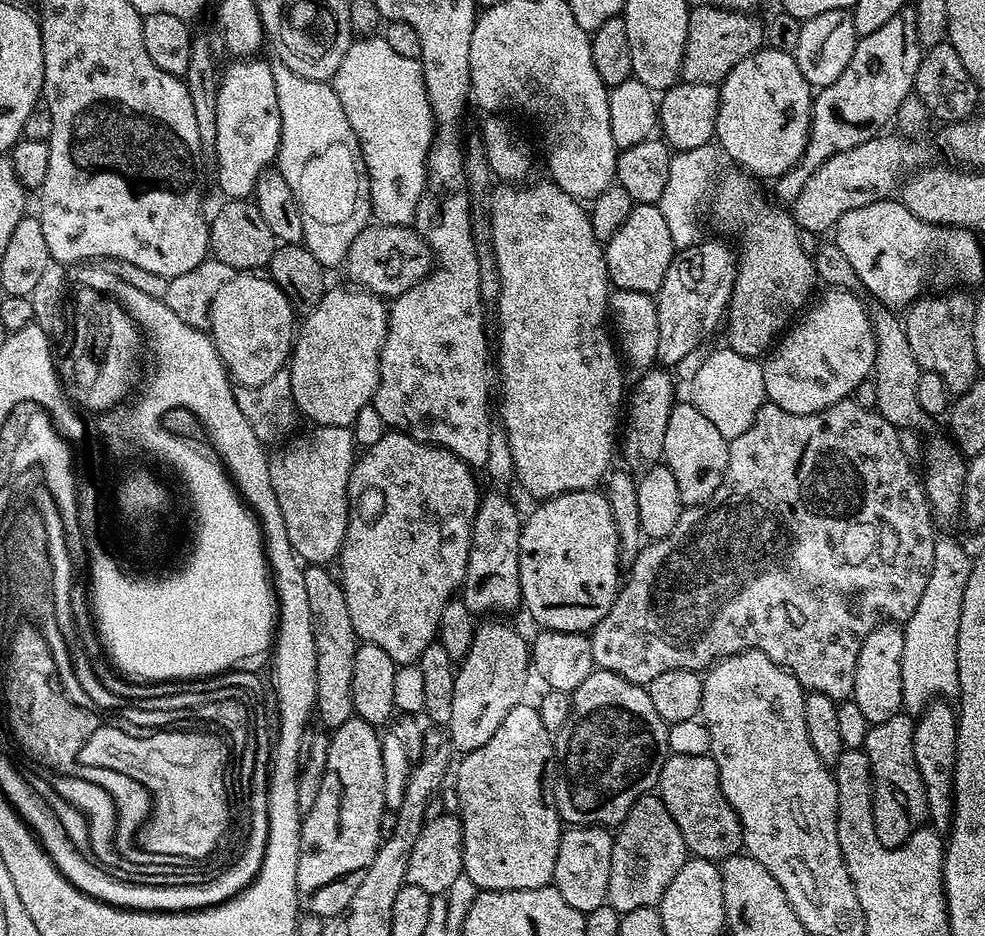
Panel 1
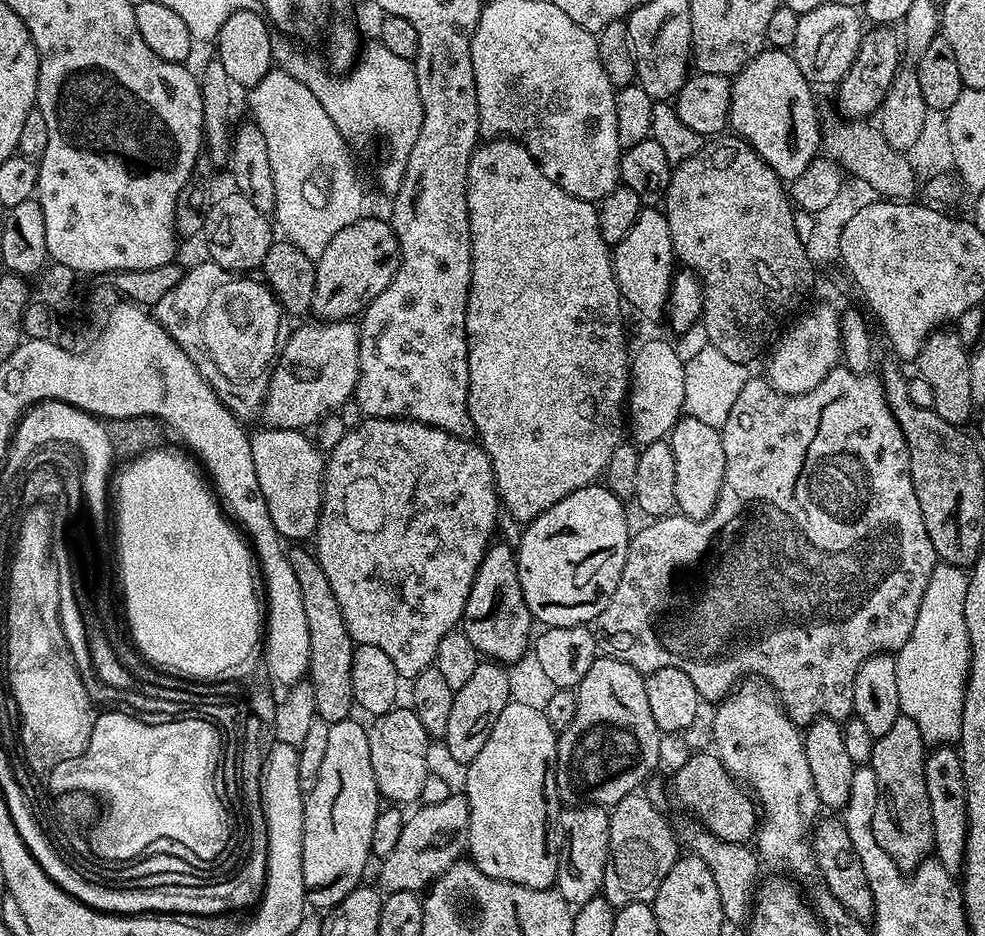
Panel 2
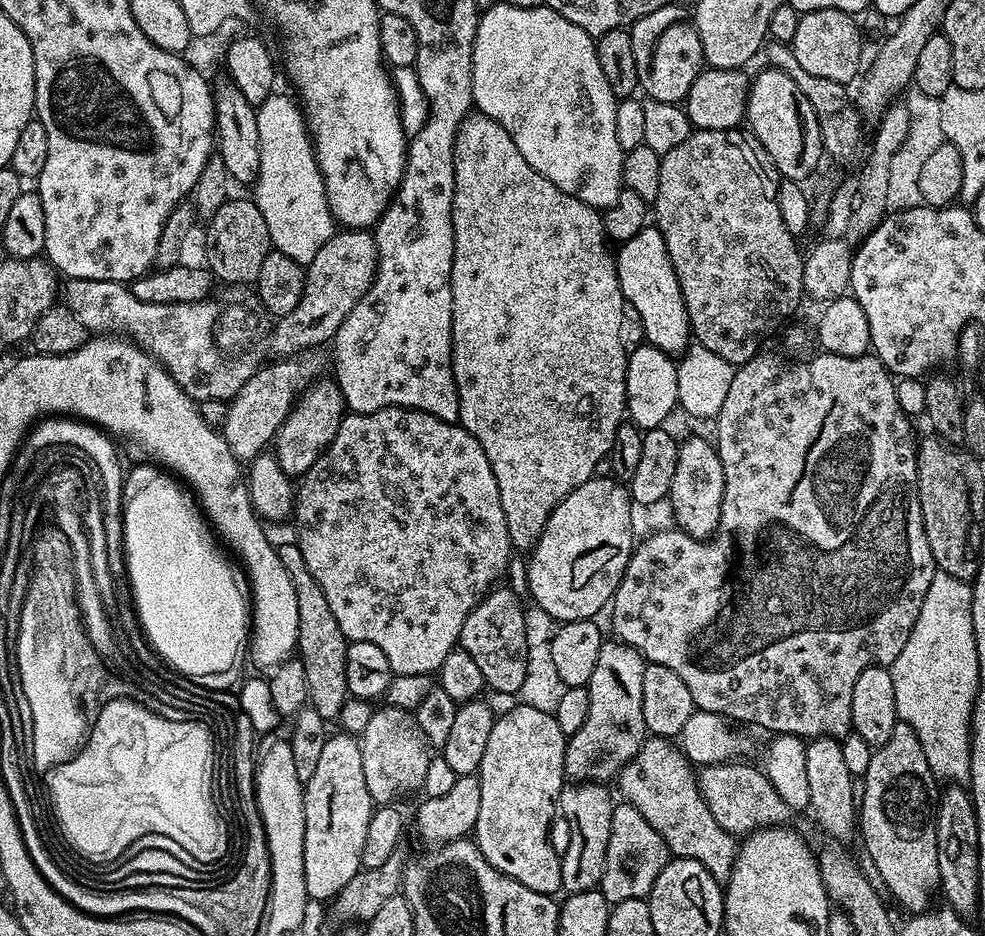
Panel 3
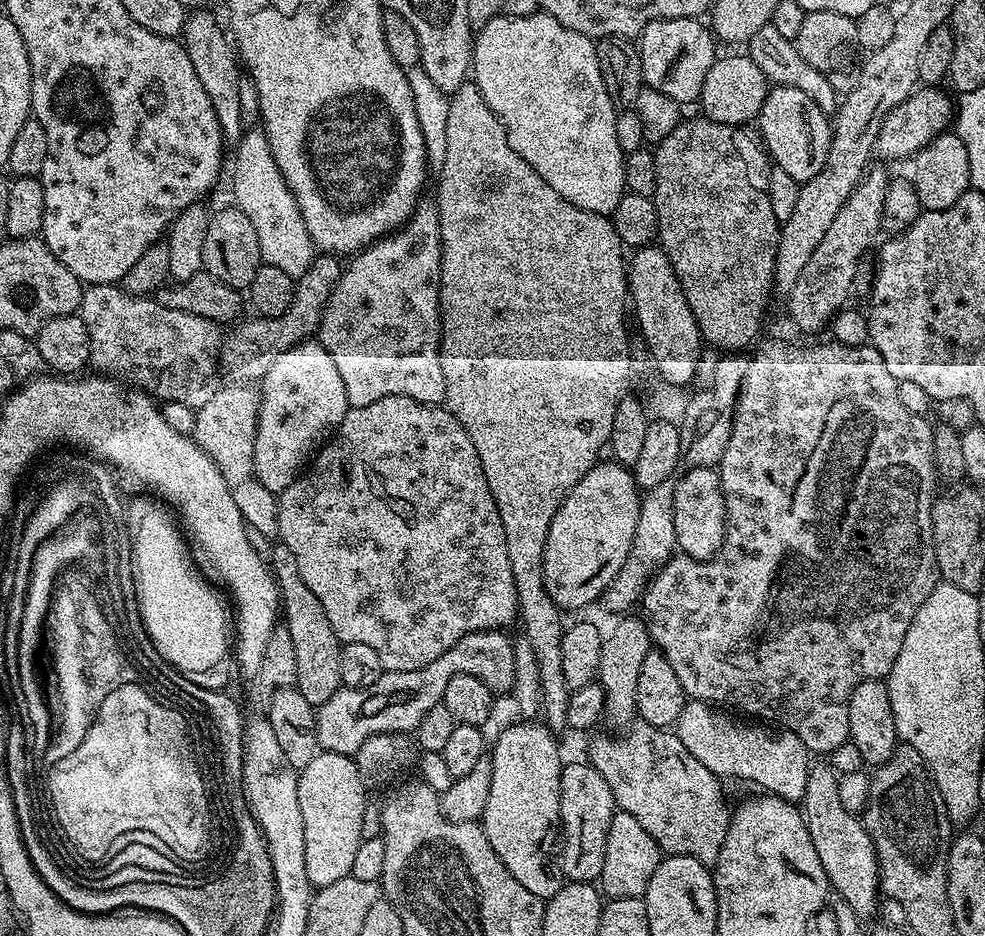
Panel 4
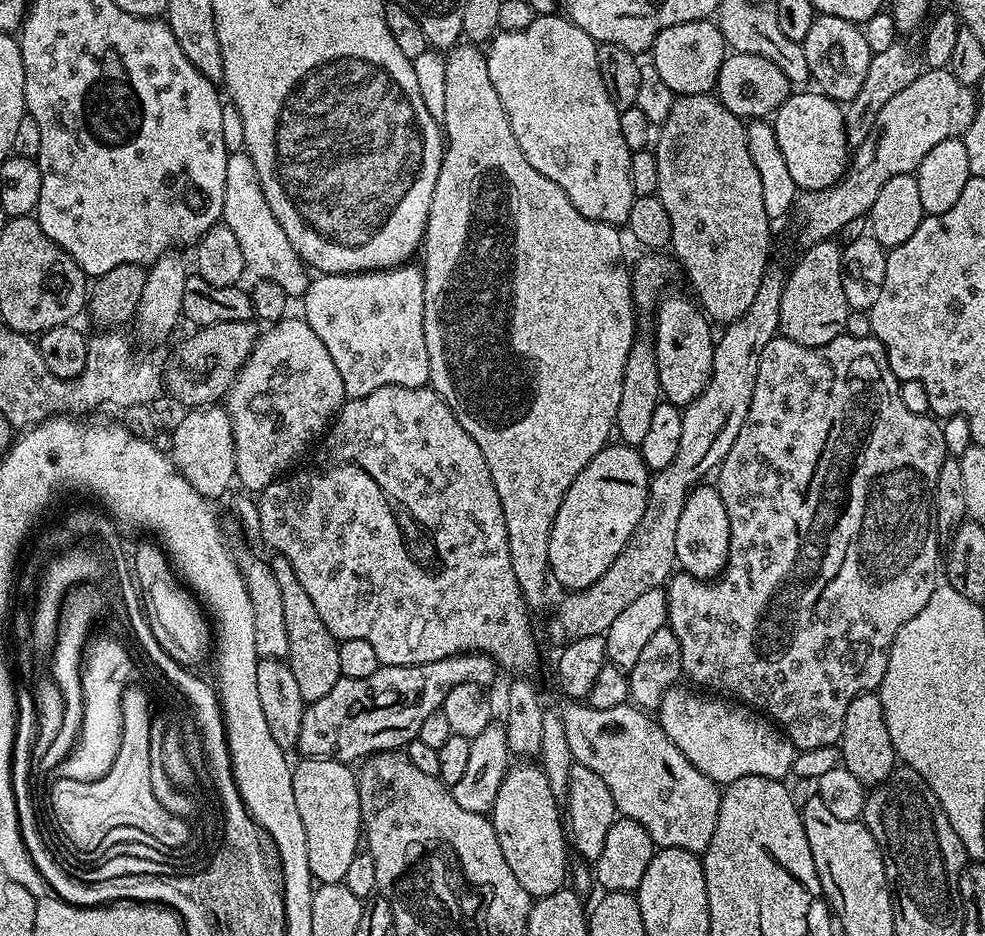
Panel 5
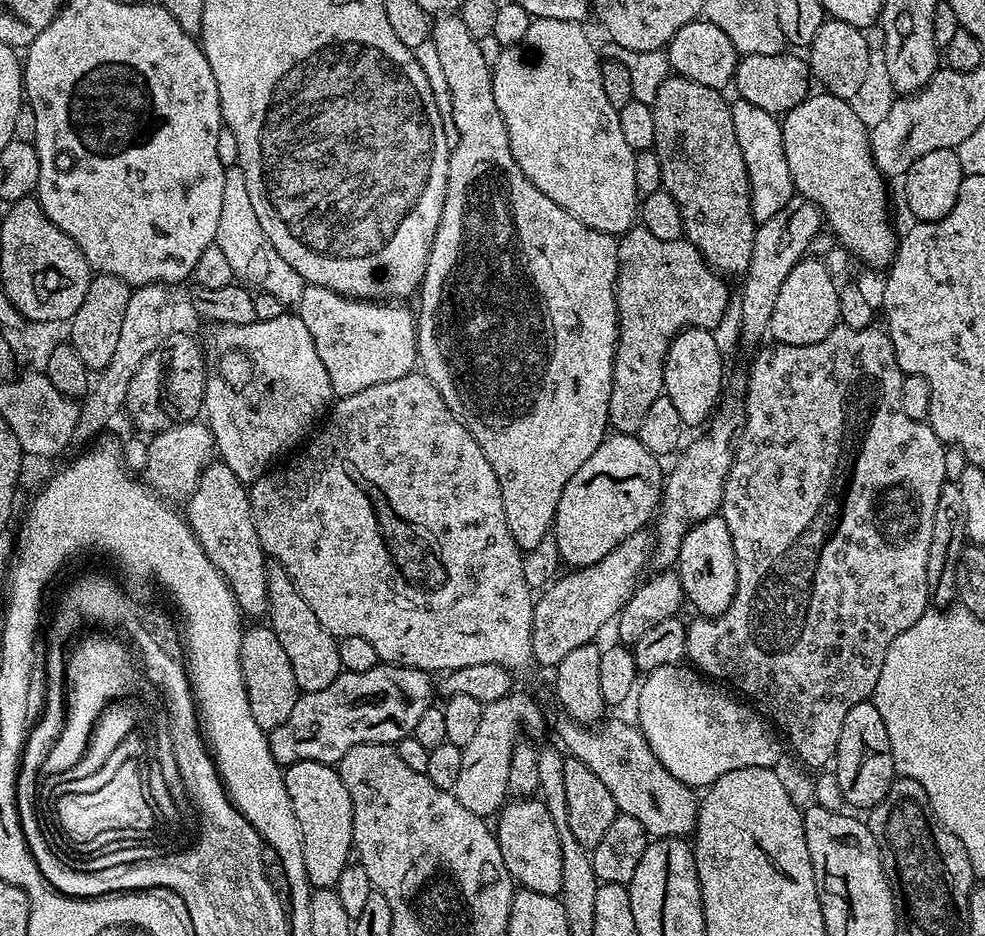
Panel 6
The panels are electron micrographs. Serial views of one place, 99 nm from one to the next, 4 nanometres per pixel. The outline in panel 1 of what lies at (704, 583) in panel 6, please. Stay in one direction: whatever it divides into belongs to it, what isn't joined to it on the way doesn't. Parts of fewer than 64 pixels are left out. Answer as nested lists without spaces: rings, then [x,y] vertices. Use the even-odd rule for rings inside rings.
[[[676,402],[666,427],[663,463],[667,464],[674,482],[678,482],[678,494],[686,506],[704,504],[712,497],[714,490],[724,481],[728,465],[729,441],[690,402]]]

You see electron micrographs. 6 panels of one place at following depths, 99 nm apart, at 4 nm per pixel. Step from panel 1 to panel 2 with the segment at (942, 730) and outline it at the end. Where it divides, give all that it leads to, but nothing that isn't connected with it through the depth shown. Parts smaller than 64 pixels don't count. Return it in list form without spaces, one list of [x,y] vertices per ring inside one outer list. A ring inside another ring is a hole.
[[[936,746],[924,757],[926,790],[930,794],[930,814],[934,818],[935,859],[941,860],[951,876],[961,875],[968,849],[968,791],[964,785],[964,763],[952,746]]]

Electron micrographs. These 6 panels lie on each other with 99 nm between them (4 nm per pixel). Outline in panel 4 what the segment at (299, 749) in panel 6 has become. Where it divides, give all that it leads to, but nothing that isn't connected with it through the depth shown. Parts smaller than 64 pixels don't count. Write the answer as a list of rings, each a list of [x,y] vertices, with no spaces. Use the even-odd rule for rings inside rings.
[[[487,628],[481,632],[468,632],[457,644],[450,646],[450,650],[446,650],[446,654],[442,654],[437,660],[426,666],[409,672],[384,672],[382,678],[378,678],[378,682],[374,682],[374,686],[365,688],[341,686],[325,704],[319,705],[315,709],[316,727],[314,731],[321,749],[334,754],[355,757],[362,744],[372,735],[383,732],[415,733],[418,722],[422,722],[423,716],[429,710],[434,710],[434,706],[438,706],[443,701],[446,685],[450,682],[450,678],[463,672],[481,680],[493,694],[511,693],[514,686],[515,646],[513,637],[508,637],[508,634],[507,631],[495,628]]]

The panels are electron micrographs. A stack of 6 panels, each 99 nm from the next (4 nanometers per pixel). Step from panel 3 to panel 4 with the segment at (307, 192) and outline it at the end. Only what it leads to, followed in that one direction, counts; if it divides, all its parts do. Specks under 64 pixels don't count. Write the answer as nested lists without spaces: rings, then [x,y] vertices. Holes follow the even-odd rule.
[[[245,131],[237,147],[236,169],[232,172],[235,207],[241,208],[246,218],[250,218],[250,226],[254,226],[254,234],[258,234],[260,252],[266,252],[266,258],[276,262],[278,270],[286,270],[286,274],[294,278],[305,276],[310,267],[310,256],[315,255],[318,249],[311,243],[306,222],[296,201],[296,193],[290,191],[284,175],[278,170],[263,131]]]

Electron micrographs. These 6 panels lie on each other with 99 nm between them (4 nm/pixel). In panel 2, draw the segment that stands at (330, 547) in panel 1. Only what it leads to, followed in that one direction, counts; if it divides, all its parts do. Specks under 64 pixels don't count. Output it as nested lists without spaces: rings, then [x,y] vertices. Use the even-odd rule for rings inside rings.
[[[270,428],[264,432],[252,432],[252,453],[254,454],[254,474],[258,476],[258,490],[262,490],[262,498],[266,498],[266,507],[270,510],[270,518],[274,521],[274,530],[288,542],[304,542],[304,539],[315,537],[316,523],[320,517],[320,501],[322,499],[322,481],[324,479],[325,453],[298,428]]]

